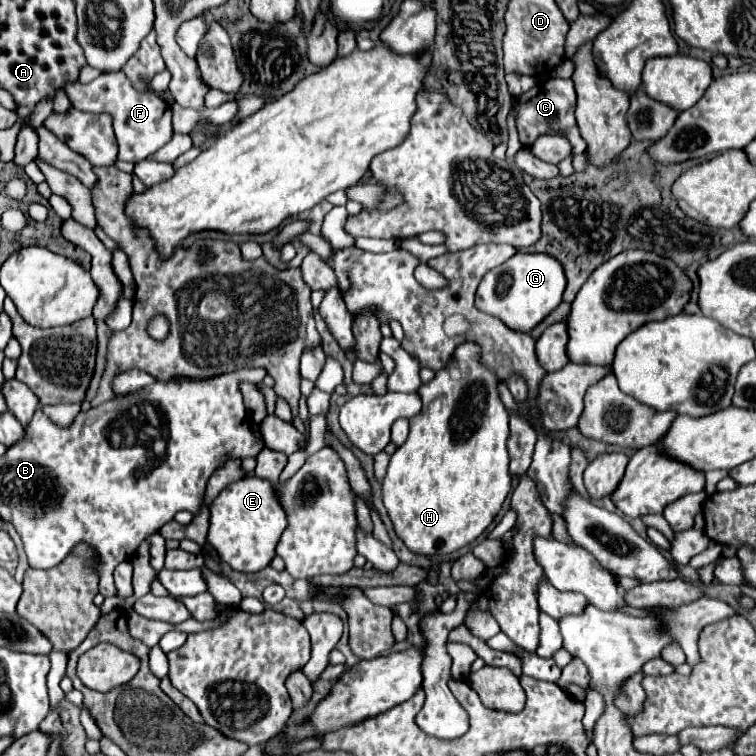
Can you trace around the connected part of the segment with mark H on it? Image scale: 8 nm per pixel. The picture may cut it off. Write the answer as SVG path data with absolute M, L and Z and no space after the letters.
M473 342L461 344L453 356L453 364L437 372L429 384L423 384L417 390L423 398L423 410L409 420L409 438L391 456L383 480L383 504L395 534L411 552L421 556L451 554L471 544L487 530L511 492L509 456L505 446L509 438L509 414L499 400L497 376L493 376L489 368L477 364L477 352L479 348Z

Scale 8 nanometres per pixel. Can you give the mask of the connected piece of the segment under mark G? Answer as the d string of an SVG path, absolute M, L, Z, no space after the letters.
M515 254L505 264L487 272L479 284L475 306L499 318L511 330L531 332L549 312L561 304L565 290L565 274L561 264L545 254Z

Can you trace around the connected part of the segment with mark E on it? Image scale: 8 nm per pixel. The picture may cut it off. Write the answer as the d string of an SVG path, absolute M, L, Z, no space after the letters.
M247 476L231 482L213 500L211 526L207 542L219 552L221 560L239 572L259 572L275 556L275 546L287 528L287 516L277 500L275 486L269 480Z

